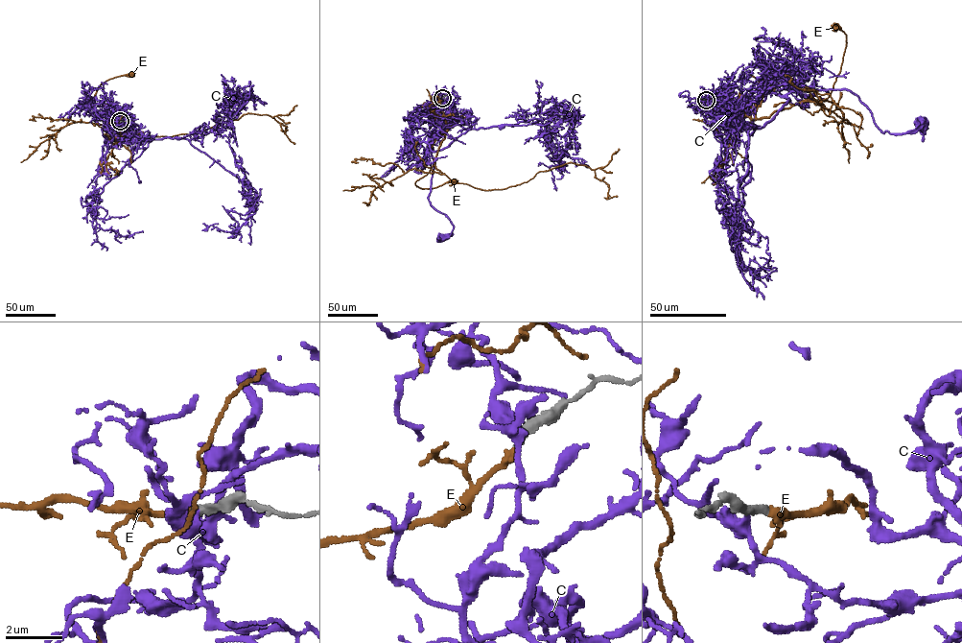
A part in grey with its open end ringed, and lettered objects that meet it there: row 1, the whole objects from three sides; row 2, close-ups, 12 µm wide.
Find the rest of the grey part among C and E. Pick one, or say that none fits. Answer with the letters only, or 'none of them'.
E

